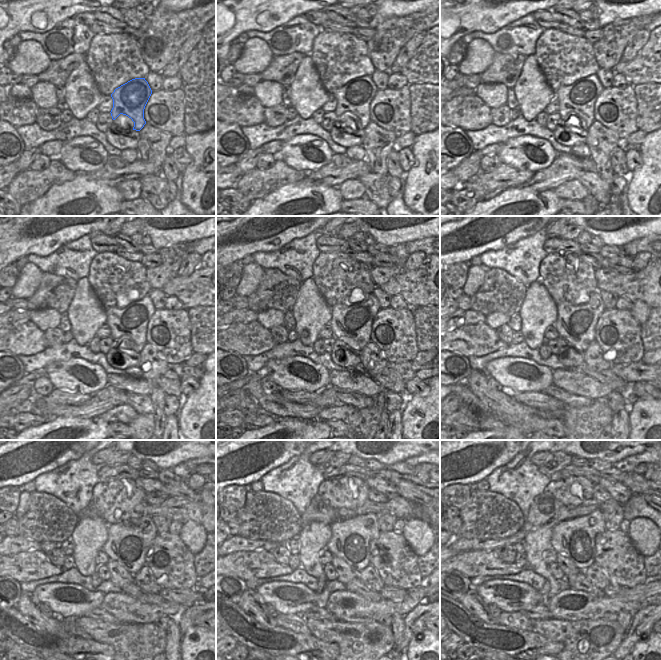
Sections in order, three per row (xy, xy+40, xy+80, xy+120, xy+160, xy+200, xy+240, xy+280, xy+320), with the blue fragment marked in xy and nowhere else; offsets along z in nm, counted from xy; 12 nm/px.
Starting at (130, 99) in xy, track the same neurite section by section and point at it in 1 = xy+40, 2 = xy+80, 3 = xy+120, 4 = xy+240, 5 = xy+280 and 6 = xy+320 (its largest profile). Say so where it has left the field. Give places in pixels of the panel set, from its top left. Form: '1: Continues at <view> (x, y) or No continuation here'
1: Continues at xy+40 (355, 98)
2: Continues at xy+80 (577, 100)
3: Continues at xy+120 (129, 324)
4: Continues at xy+240 (127, 545)
5: Continues at xy+280 (351, 540)
6: Continues at xy+320 (574, 538).

